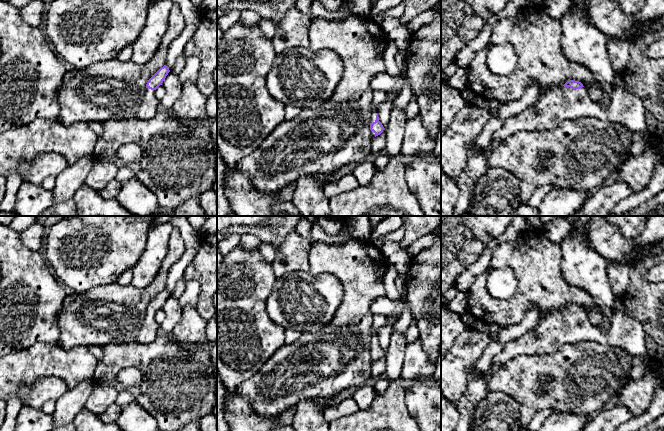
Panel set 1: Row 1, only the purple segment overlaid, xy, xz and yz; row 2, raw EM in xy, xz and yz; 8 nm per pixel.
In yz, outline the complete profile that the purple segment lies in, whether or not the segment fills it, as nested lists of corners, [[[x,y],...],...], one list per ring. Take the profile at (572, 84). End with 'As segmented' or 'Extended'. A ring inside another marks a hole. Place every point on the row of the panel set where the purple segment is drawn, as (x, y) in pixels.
[[[615,73],[613,84],[608,94],[610,97],[609,104],[598,105],[590,99],[587,89],[581,82],[574,80],[567,81],[563,87],[555,88],[550,93],[539,96],[534,106],[505,120],[503,125],[491,136],[492,147],[519,131],[541,132],[552,130],[558,127],[564,120],[580,117],[594,117],[602,121],[621,123],[632,132],[647,130],[646,109],[643,101],[627,88],[621,73]]]. Extended

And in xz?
[[[374,105],[372,106],[372,114],[370,117],[370,130],[372,137],[380,135],[384,130],[382,123],[379,121],[378,108]]]. Extended

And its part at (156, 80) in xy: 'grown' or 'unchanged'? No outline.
grown

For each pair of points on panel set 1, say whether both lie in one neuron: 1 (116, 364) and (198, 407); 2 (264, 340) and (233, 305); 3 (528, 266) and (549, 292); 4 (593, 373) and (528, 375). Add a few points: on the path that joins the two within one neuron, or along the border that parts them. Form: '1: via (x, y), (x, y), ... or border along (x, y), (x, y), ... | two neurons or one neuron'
1: via (136, 360), (151, 360), (178, 387) | one neuron
2: via (255, 331), (238, 314) | one neuron
3: via (534, 272), (545, 286) | one neuron
4: via (577, 369), (544, 368) | one neuron

